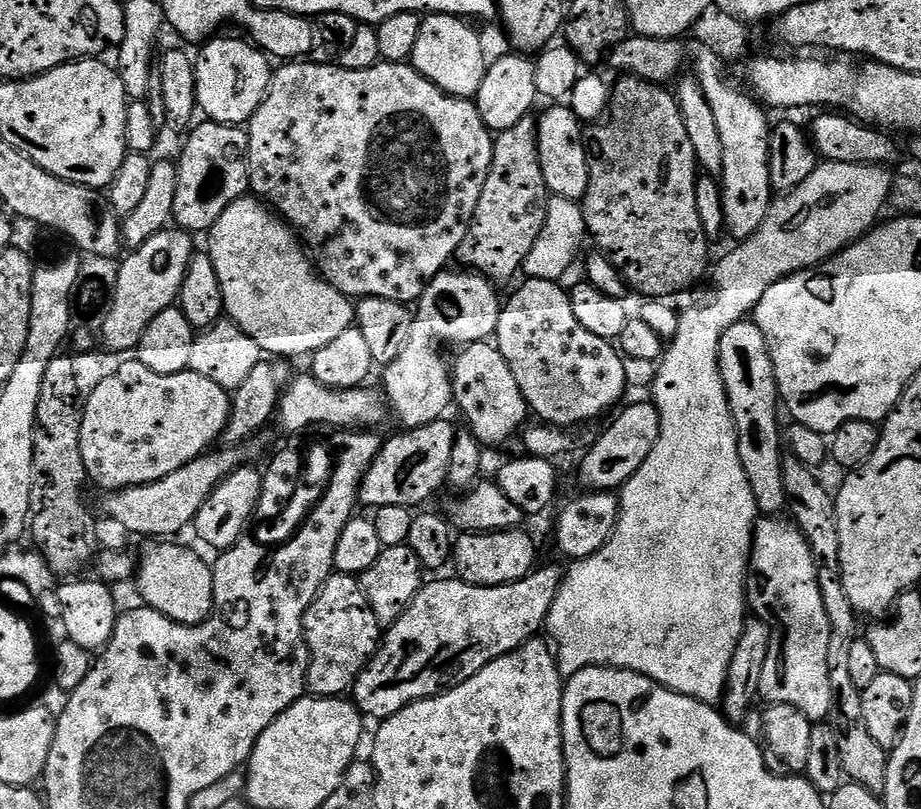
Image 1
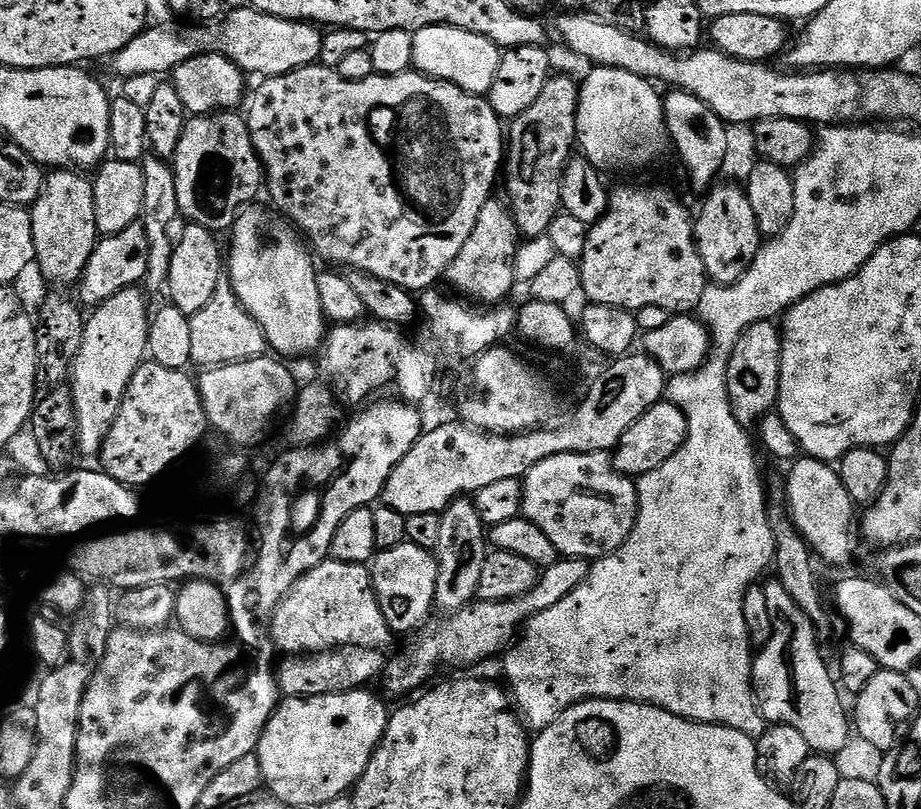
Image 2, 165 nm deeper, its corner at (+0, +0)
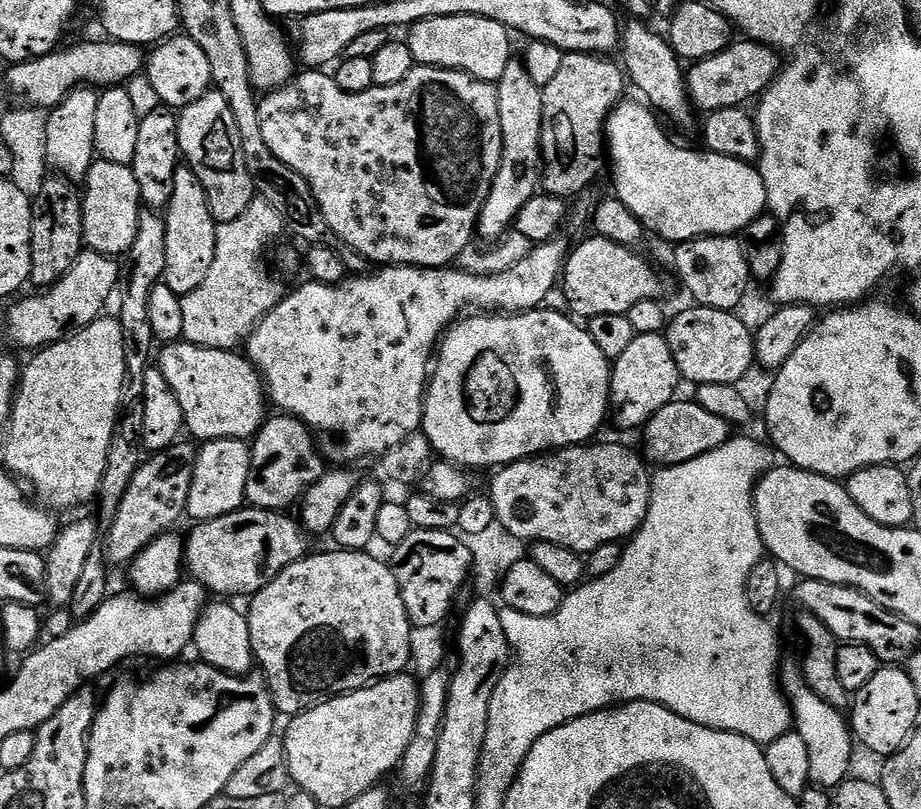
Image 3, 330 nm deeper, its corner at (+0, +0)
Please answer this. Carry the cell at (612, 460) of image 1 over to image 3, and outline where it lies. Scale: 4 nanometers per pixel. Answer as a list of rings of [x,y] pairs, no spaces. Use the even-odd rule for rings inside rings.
[[[677,398],[671,400],[658,414],[649,418],[642,429],[644,448],[642,452],[653,465],[672,468],[682,462],[690,462],[694,458],[702,458],[702,454],[710,454],[710,450],[718,450],[733,435],[734,428],[722,418],[710,414],[710,410],[702,410],[695,399]]]

